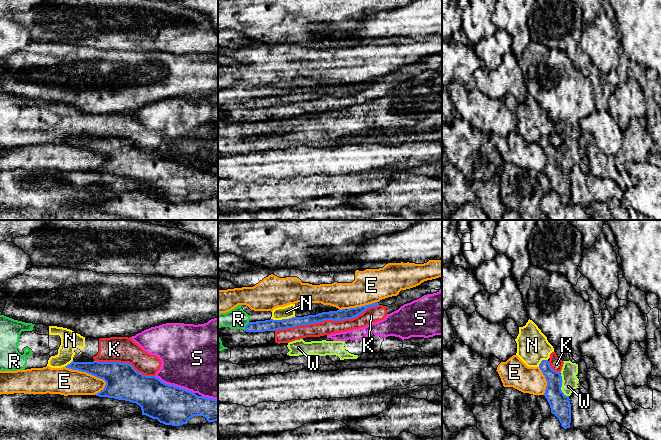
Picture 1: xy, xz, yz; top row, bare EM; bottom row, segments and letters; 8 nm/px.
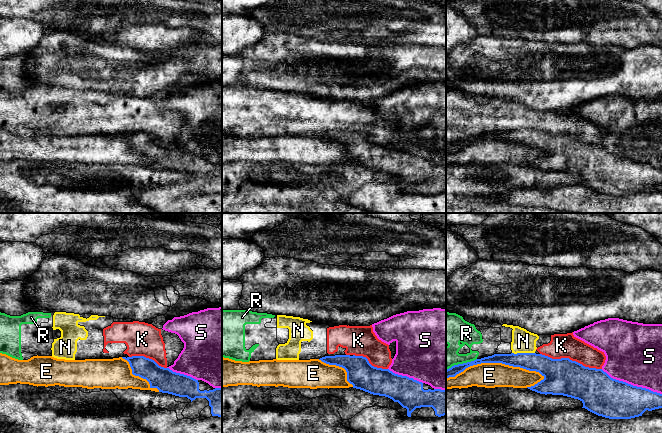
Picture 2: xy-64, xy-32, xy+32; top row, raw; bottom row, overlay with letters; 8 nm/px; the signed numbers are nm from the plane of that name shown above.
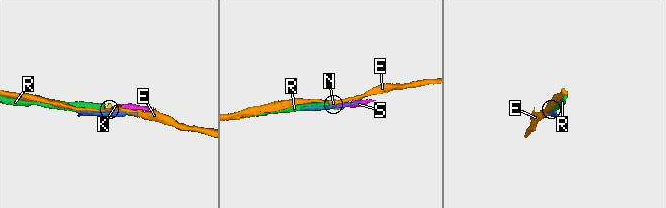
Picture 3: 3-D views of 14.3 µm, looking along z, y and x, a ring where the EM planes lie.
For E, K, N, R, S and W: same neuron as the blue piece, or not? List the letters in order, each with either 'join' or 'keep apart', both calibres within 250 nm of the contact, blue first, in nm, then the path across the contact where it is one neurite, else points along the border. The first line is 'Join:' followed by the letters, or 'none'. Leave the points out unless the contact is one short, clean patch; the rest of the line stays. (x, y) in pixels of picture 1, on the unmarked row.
Join: none
E: keep apart; 220 nm thick on the blue side, 220 nm on the other
K: keep apart; 90 nm thick on the blue side, 130 nm on the other
N: keep apart; 100 nm thick on the blue side, 110 nm on the other; border along xz (295, 92), (271, 95)
R: keep apart; 100 nm thick on the blue side, 160 nm on the other
S: keep apart; 320 nm thick on the blue side, 480 nm on the other
W: keep apart; 160 nm thick on the blue side, 130 nm on the other; border along yz (560, 150), (562, 157), (561, 166), (568, 172)

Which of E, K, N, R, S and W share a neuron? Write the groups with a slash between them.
E / K N R / S W

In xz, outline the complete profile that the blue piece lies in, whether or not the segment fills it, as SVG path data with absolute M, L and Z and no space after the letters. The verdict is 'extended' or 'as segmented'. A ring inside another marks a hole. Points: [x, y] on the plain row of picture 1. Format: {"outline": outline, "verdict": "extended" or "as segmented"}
{"outline": "M375 78L369 81L342 85L337 87L322 88L316 91L308 91L304 93L292 93L289 95L282 96L265 96L265 97L256 97L249 98L245 102L246 108L265 108L265 107L275 107L279 105L293 104L299 101L309 101L322 98L324 96L333 96L333 97L342 97L344 95L353 95L358 91L362 90L366 85L370 83L376 83L379 79Z", "verdict": "as segmented"}

